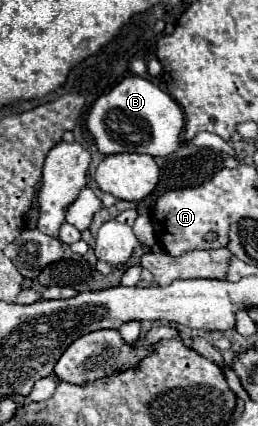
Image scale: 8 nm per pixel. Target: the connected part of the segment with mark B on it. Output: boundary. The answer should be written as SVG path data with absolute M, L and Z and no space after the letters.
M127 76L111 92L99 96L89 110L87 128L95 138L101 154L137 152L149 156L169 156L181 146L187 146L181 138L185 126L181 106L161 88L141 76Z

